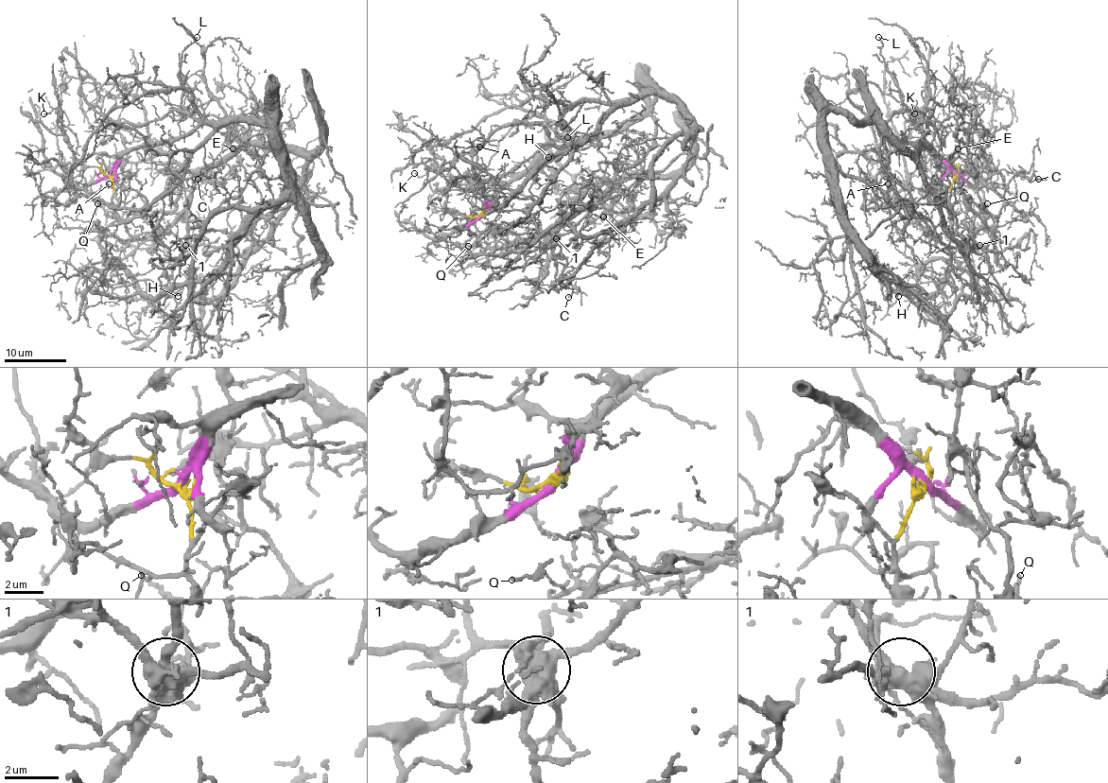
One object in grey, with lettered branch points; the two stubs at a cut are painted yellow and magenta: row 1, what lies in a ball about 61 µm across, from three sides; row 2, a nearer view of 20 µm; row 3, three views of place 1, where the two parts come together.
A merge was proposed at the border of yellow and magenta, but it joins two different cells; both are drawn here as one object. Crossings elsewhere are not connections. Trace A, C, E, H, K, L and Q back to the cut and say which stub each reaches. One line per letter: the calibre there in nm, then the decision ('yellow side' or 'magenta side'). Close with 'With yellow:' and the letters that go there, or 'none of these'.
A: 100 nm | magenta side
C: 140 nm | yellow side
E: 160 nm | yellow side
H: 120 nm | magenta side
K: 110 nm | yellow side
L: 100 nm | magenta side
Q: 150 nm | yellow side
With yellow: C, E, K, Q

